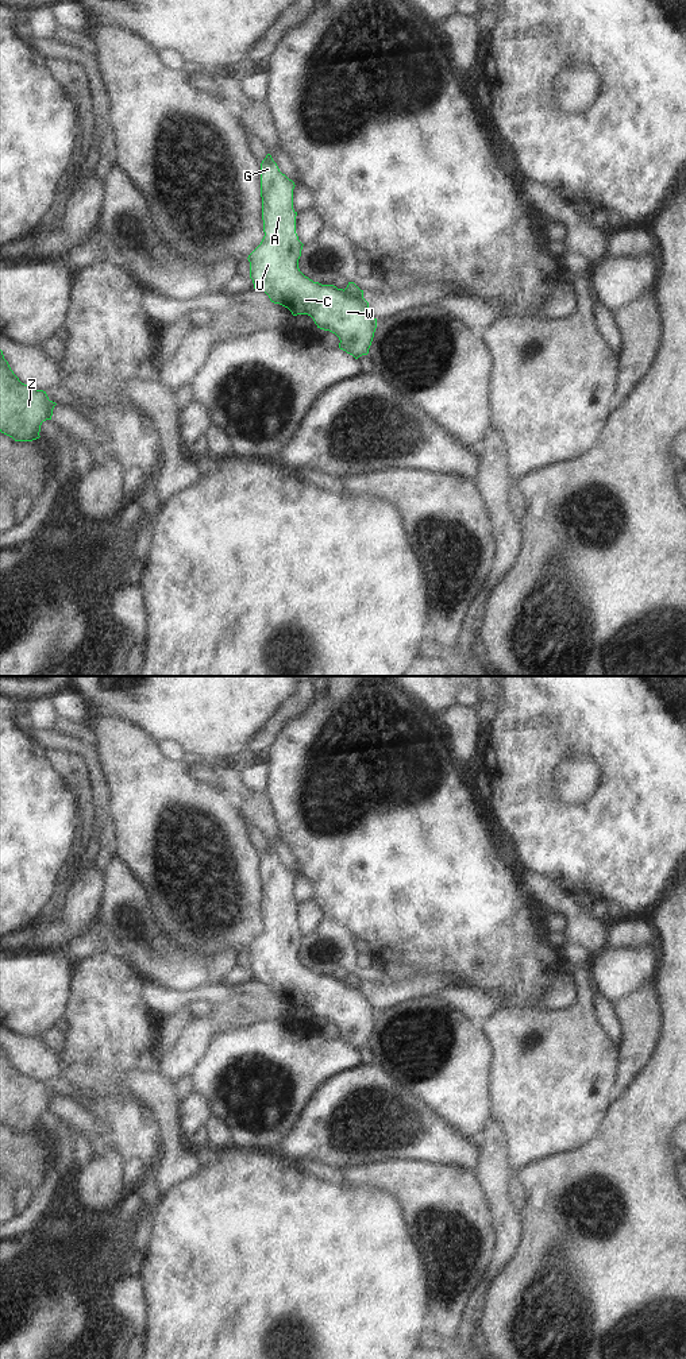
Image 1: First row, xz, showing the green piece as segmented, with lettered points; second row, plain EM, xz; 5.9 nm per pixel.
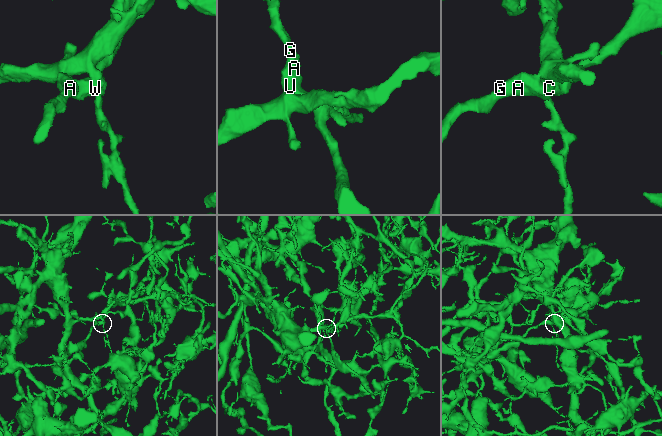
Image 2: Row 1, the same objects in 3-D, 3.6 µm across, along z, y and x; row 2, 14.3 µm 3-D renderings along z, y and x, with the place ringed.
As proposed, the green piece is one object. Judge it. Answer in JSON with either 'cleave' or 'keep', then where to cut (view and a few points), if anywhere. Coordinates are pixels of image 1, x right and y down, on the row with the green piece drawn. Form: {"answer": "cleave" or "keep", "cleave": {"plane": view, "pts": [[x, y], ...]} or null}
{"answer": "cleave", "cleave": {"plane": "xz", "pts": [[345, 289], [355, 297], [362, 297]]}}

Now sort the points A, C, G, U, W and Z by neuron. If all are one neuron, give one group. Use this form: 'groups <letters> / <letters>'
groups A C G U W / Z

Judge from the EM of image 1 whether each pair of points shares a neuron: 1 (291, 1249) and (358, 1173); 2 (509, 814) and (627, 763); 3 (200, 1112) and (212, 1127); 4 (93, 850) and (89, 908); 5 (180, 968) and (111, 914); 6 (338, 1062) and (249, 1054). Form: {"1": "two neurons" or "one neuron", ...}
{"1": "two neurons", "2": "one neuron", "3": "two neurons", "4": "two neurons", "5": "one neuron", "6": "one neuron"}

